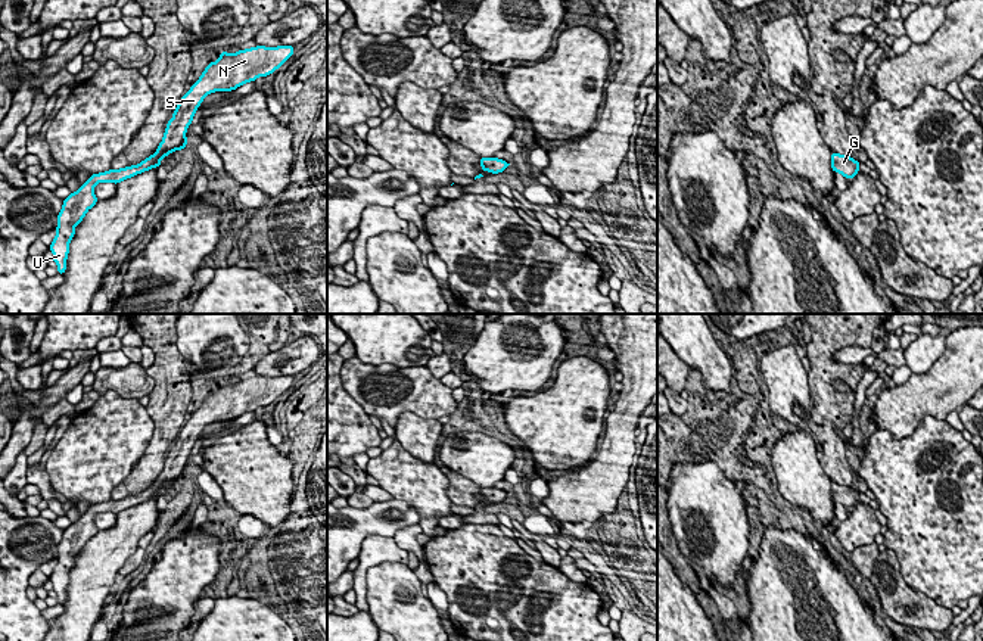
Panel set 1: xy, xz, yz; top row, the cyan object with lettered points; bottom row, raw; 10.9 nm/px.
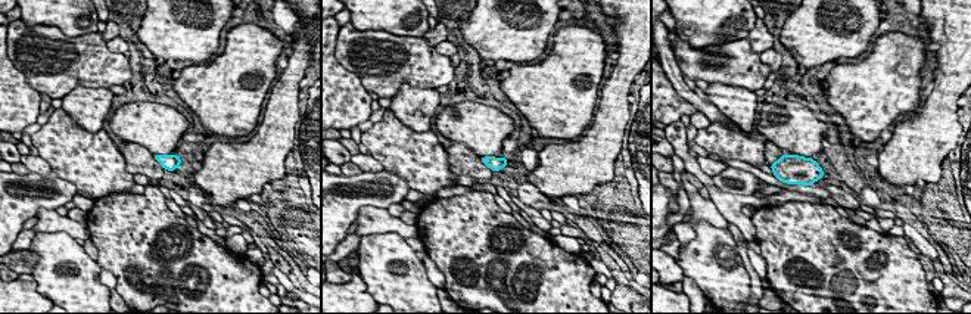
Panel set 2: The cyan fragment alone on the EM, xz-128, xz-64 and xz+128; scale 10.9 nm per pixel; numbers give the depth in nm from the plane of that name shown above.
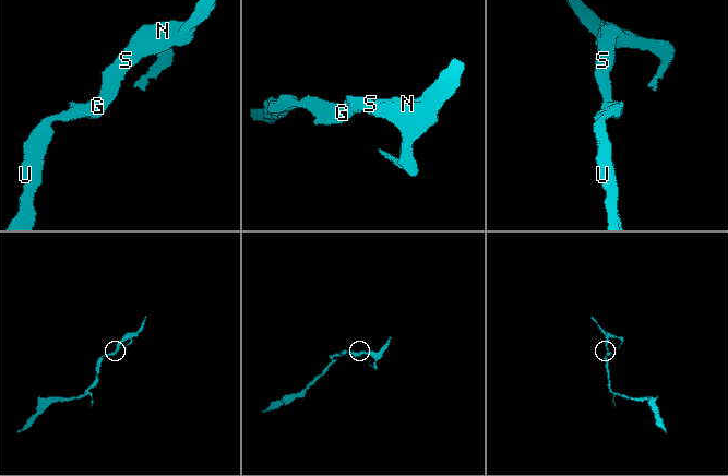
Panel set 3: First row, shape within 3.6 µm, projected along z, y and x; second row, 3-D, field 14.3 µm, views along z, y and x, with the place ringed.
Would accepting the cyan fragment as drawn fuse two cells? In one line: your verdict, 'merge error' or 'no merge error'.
no merge error

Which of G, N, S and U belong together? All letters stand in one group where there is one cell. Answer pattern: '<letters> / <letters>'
G N S U

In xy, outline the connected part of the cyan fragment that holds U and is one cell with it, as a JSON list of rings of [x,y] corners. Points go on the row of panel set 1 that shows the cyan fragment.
[[[256,46],[239,50],[234,55],[221,52],[220,59],[214,63],[209,62],[200,78],[181,97],[178,106],[172,112],[174,116],[168,121],[164,139],[155,155],[150,155],[139,165],[121,169],[111,168],[106,172],[93,174],[75,193],[71,193],[63,200],[62,211],[57,215],[57,233],[49,246],[53,252],[53,261],[57,264],[57,273],[62,276],[66,271],[69,242],[75,234],[75,225],[81,223],[87,211],[97,203],[97,197],[94,196],[94,186],[97,183],[106,181],[118,184],[150,168],[158,168],[162,158],[174,150],[183,150],[186,147],[187,127],[192,124],[206,94],[214,91],[231,91],[245,83],[255,81],[258,77],[270,75],[295,53],[293,49],[295,46]]]

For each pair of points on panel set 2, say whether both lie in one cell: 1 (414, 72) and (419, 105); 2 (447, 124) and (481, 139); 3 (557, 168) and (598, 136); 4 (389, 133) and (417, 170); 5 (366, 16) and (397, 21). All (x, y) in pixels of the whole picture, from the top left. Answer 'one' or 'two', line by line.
1: two
2: one
3: one
4: one
5: one

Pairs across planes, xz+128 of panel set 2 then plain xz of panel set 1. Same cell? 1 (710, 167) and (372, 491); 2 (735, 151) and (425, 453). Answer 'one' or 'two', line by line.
1: one
2: two

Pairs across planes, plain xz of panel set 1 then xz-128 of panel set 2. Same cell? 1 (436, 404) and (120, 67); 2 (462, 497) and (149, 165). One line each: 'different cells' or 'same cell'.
1: same cell
2: same cell

